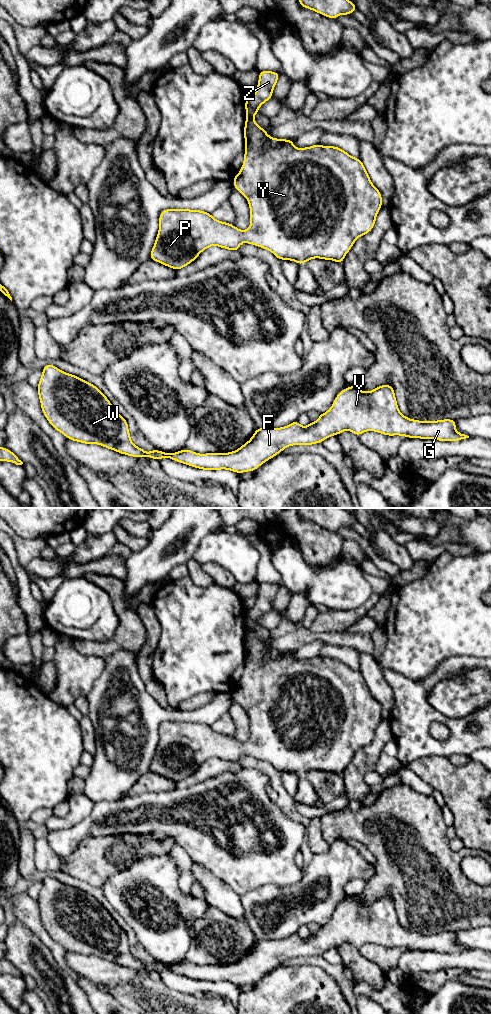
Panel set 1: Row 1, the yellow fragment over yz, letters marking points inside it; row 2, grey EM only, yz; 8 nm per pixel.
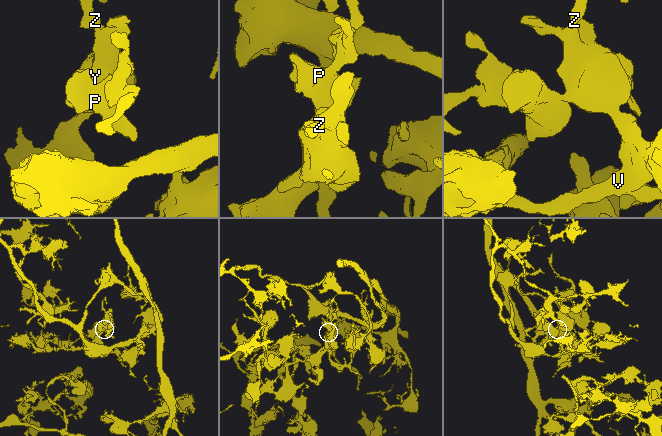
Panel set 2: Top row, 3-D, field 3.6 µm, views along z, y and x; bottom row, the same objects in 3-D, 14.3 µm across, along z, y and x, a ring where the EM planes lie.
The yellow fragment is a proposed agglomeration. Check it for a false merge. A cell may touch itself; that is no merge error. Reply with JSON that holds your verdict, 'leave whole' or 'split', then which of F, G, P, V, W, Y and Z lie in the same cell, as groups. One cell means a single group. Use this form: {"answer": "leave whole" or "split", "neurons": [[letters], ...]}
{"answer": "leave whole", "neurons": [["F", "G", "P", "V", "W", "Y", "Z"]]}

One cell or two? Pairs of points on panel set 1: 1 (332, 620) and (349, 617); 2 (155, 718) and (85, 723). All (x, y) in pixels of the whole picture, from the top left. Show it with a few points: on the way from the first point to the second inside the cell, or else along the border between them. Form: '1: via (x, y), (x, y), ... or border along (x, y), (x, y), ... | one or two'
1: via (336, 620), (345, 618) | one
2: border along (87, 715), (96, 731), (95, 746) | two

